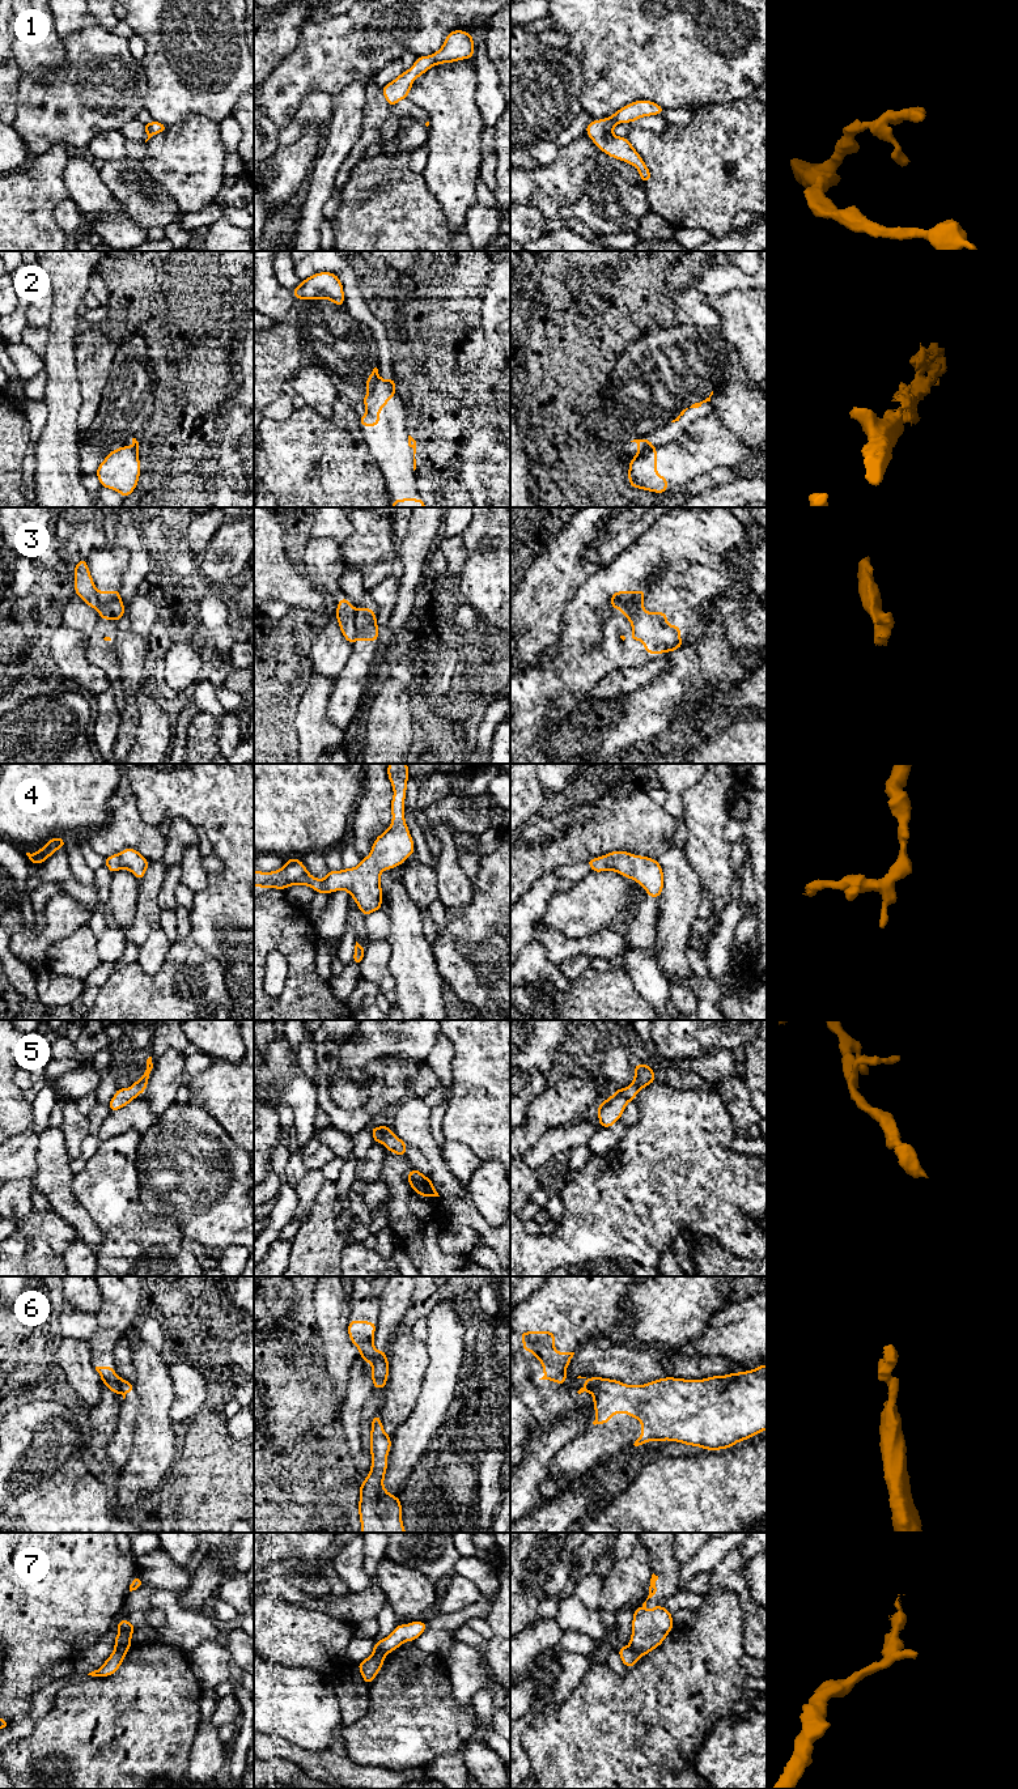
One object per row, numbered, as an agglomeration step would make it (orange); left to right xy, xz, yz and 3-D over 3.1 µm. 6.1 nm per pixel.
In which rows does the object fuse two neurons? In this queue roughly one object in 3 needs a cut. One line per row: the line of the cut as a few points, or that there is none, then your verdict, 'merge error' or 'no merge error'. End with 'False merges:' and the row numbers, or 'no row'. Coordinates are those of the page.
1: no cut; no merge error
2: no cut; no merge error
3: cut in xz along (356, 611), (353, 640); merge error
4: no cut; no merge error
5: no cut; no merge error
6: cut in xy along (117, 1377), (121, 1392); merge error
7: cut in xy along (115, 1648), (127, 1649); merge error
False merges: 3, 6, 7

